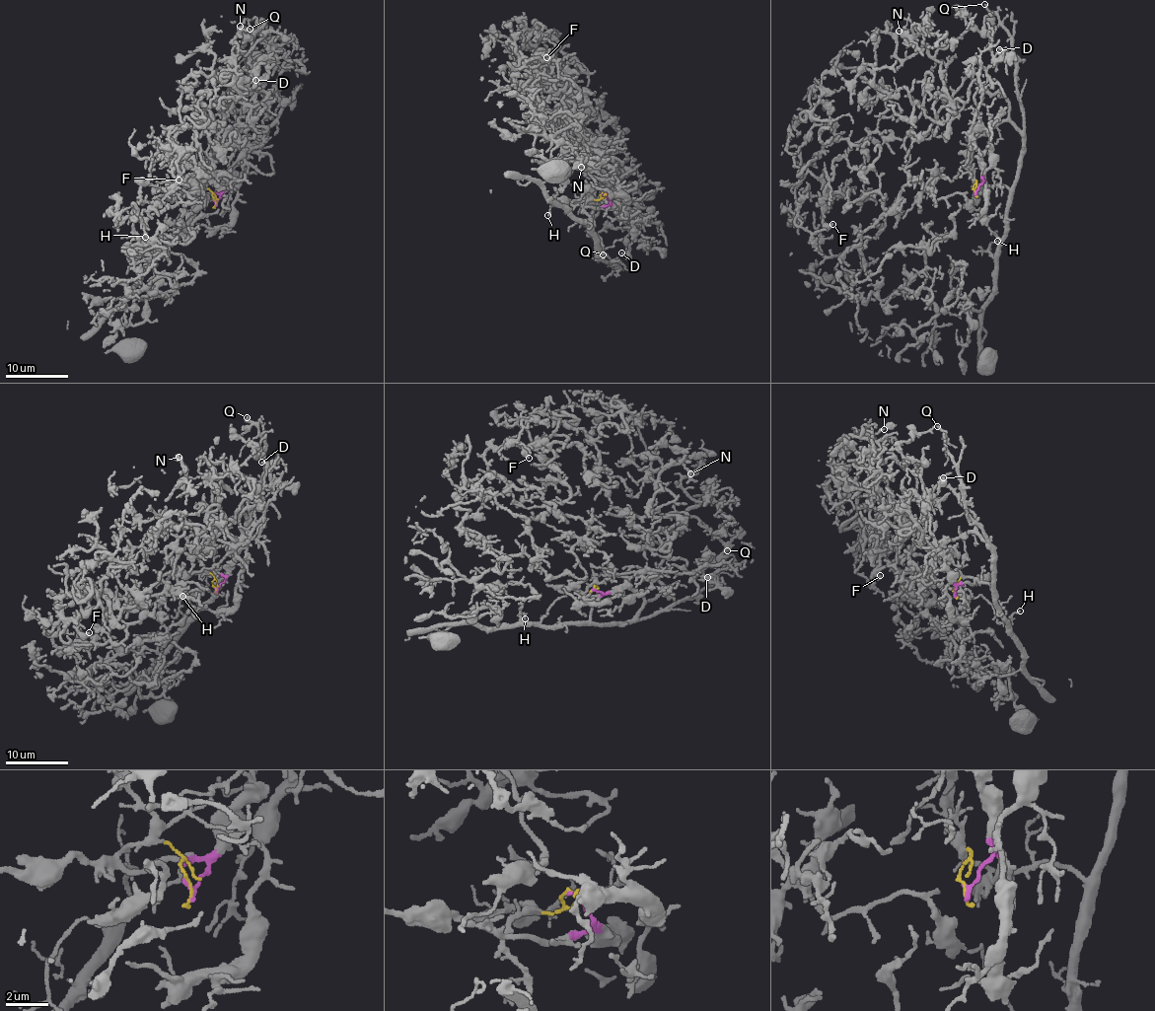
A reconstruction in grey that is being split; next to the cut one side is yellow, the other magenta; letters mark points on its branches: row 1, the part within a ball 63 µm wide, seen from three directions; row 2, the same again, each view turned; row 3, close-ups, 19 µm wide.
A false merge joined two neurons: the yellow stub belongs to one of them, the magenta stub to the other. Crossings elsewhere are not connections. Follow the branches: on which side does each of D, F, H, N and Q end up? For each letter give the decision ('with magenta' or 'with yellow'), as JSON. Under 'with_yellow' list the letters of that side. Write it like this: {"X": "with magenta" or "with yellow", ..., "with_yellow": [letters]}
{"D": "with magenta", "F": "with magenta", "H": "with yellow", "N": "with magenta", "Q": "with yellow", "with_yellow": ["H", "Q"]}

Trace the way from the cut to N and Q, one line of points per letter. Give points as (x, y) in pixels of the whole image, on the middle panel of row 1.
N: (606, 194), (626, 222), (619, 188), (603, 192), (610, 180), (597, 154), (581, 168)
Q: (606, 193), (583, 208), (597, 240), (596, 254), (606, 263), (615, 259), (615, 268), (602, 258), (604, 253)

